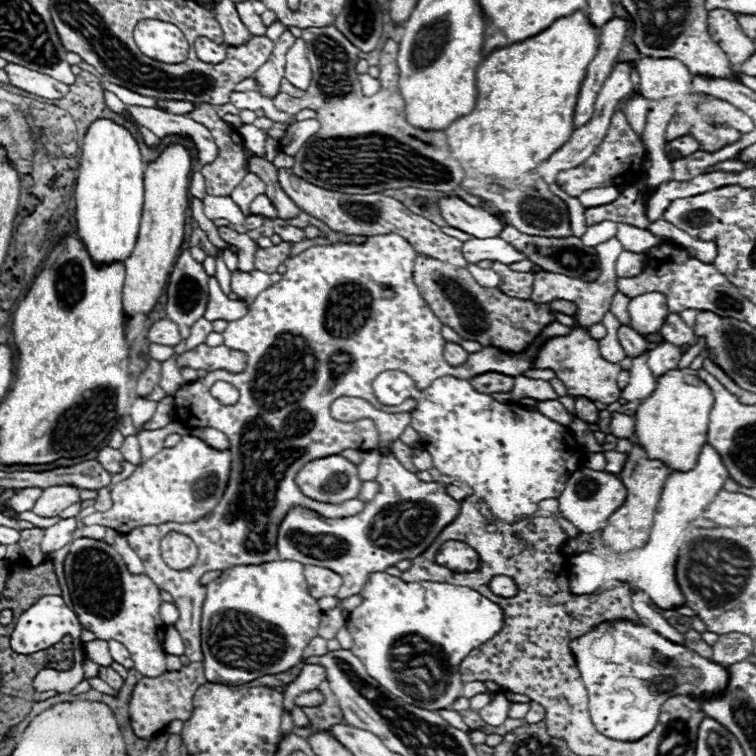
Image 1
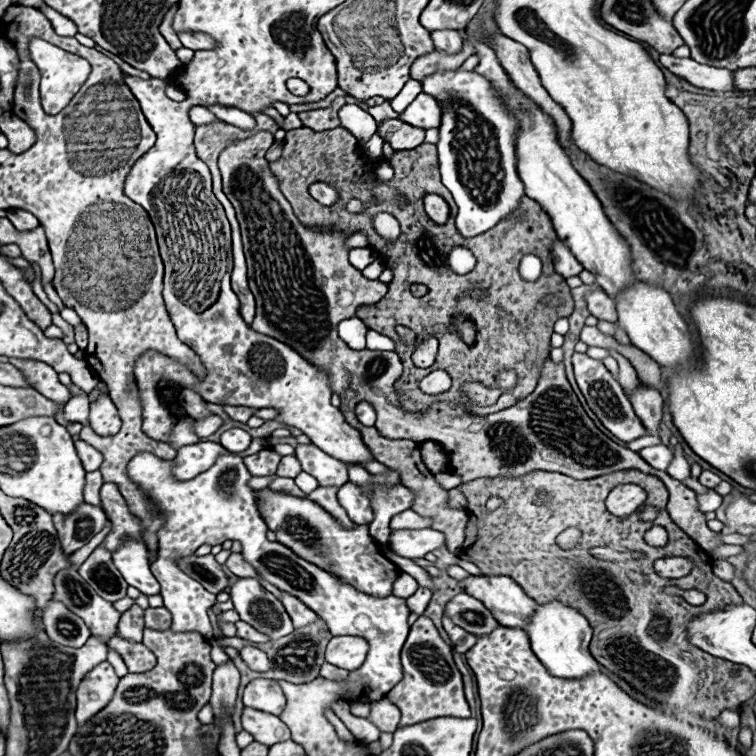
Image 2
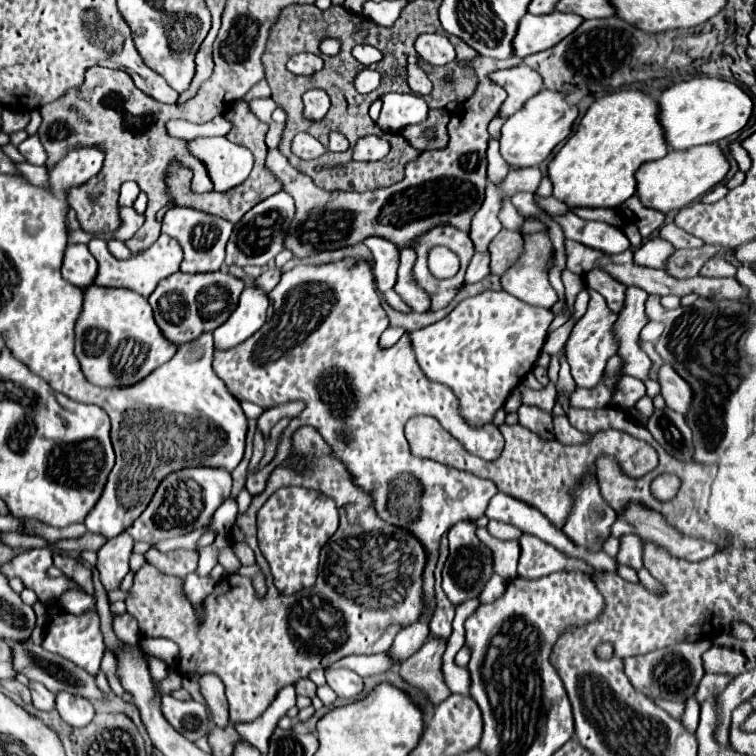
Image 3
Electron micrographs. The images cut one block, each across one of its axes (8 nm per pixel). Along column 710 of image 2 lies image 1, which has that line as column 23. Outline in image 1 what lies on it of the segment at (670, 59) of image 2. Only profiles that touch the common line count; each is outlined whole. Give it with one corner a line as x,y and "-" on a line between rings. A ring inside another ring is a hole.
6,64
4,70
8,70
12,86
26,90
30,94
36,94
40,98
58,100
58,98
64,98
64,94
68,94
66,84
62,84
62,82
58,82
58,80
46,76
46,74
28,70
28,68
18,66
18,64

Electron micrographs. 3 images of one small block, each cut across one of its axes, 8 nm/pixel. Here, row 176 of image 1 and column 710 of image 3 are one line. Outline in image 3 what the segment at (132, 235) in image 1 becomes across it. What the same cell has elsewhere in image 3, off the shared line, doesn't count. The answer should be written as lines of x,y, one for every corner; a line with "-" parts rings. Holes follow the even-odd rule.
706,76
670,86
668,90
662,92
658,104
660,104
660,124
666,132
666,142
674,150
712,144
740,132
748,124
754,108
752,98
736,82

